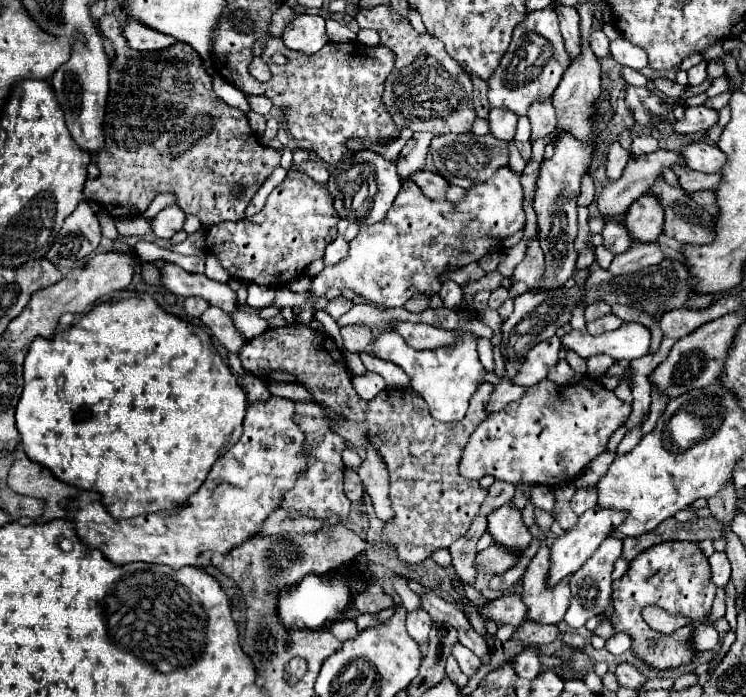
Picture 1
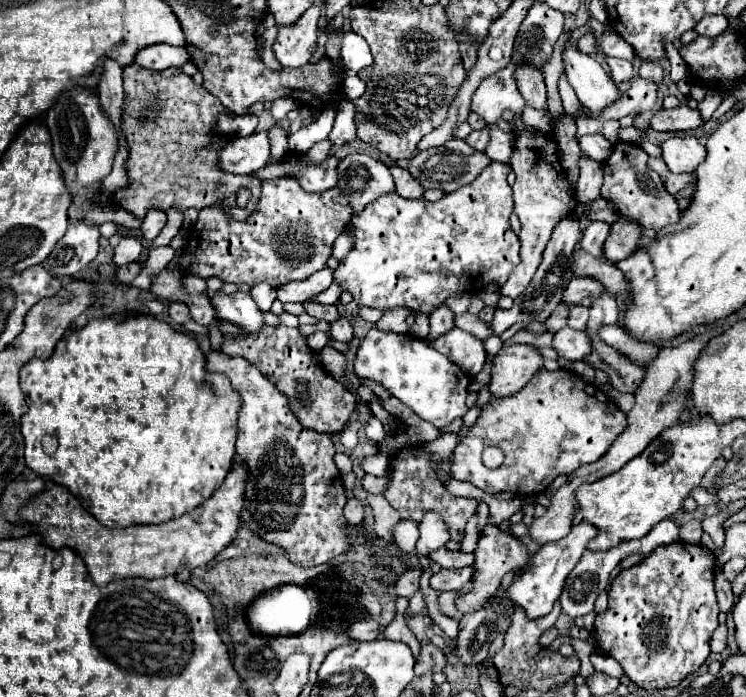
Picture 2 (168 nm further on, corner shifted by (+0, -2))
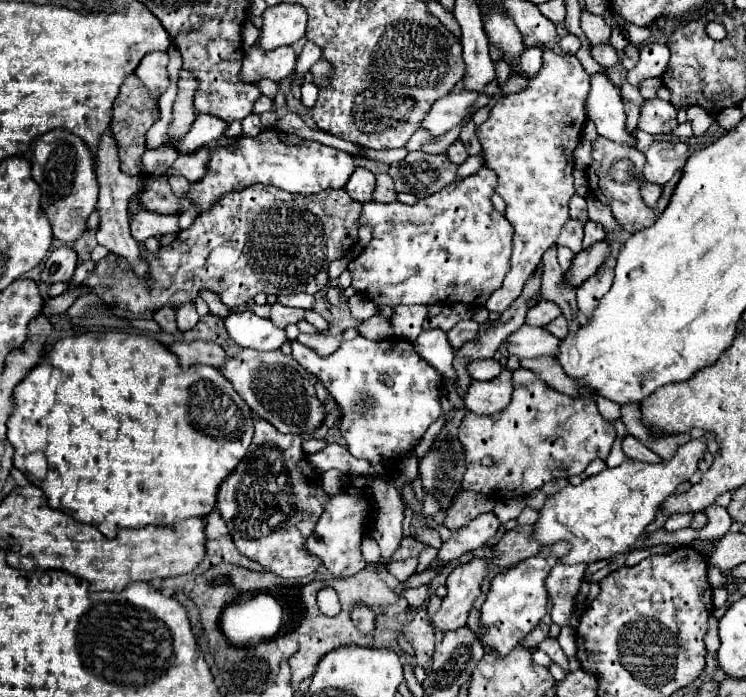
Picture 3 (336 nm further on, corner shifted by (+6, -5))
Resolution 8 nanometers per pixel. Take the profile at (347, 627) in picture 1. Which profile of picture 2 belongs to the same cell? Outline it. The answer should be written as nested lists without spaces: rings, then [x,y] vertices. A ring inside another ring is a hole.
[[[363,619],[349,627],[349,635],[357,641],[375,641],[379,637],[379,623],[375,619]]]

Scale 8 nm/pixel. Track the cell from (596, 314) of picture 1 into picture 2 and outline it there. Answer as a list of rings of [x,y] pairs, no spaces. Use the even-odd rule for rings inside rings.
[[[575,305],[575,307],[571,307],[571,311],[569,311],[569,315],[567,315],[567,325],[569,325],[571,329],[585,329],[585,327],[587,327],[587,317],[589,317],[587,307]]]

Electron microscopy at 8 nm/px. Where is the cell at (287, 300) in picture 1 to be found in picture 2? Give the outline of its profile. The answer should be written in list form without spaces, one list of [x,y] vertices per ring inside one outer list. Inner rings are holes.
[[[333,281],[327,291],[323,291],[321,295],[317,295],[317,297],[313,297],[313,299],[319,301],[319,303],[335,303],[335,301],[339,301],[339,295],[341,295],[341,293],[343,293],[341,285],[339,285],[337,281]]]

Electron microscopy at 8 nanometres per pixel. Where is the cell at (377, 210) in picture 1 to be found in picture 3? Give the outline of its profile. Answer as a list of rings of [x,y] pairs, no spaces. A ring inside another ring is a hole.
[[[357,166],[355,172],[349,176],[345,190],[353,200],[357,200],[361,204],[369,202],[373,198],[373,190],[375,190],[375,174],[367,168]]]

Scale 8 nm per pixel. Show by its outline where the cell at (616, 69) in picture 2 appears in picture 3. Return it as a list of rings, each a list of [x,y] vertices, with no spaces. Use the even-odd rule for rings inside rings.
[[[593,46],[593,48],[591,48],[591,56],[593,56],[593,60],[597,60],[599,66],[603,66],[605,70],[611,70],[613,66],[619,64],[619,56],[617,56],[615,48],[611,48],[611,46]]]

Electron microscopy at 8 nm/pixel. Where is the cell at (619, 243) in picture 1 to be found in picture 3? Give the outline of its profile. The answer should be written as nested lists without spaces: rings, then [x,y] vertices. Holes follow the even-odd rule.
[[[587,222],[585,224],[585,238],[583,238],[583,248],[589,248],[589,246],[593,246],[595,242],[599,242],[599,240],[603,240],[605,238],[605,230],[603,230],[603,226],[601,224],[597,224],[597,222]]]

